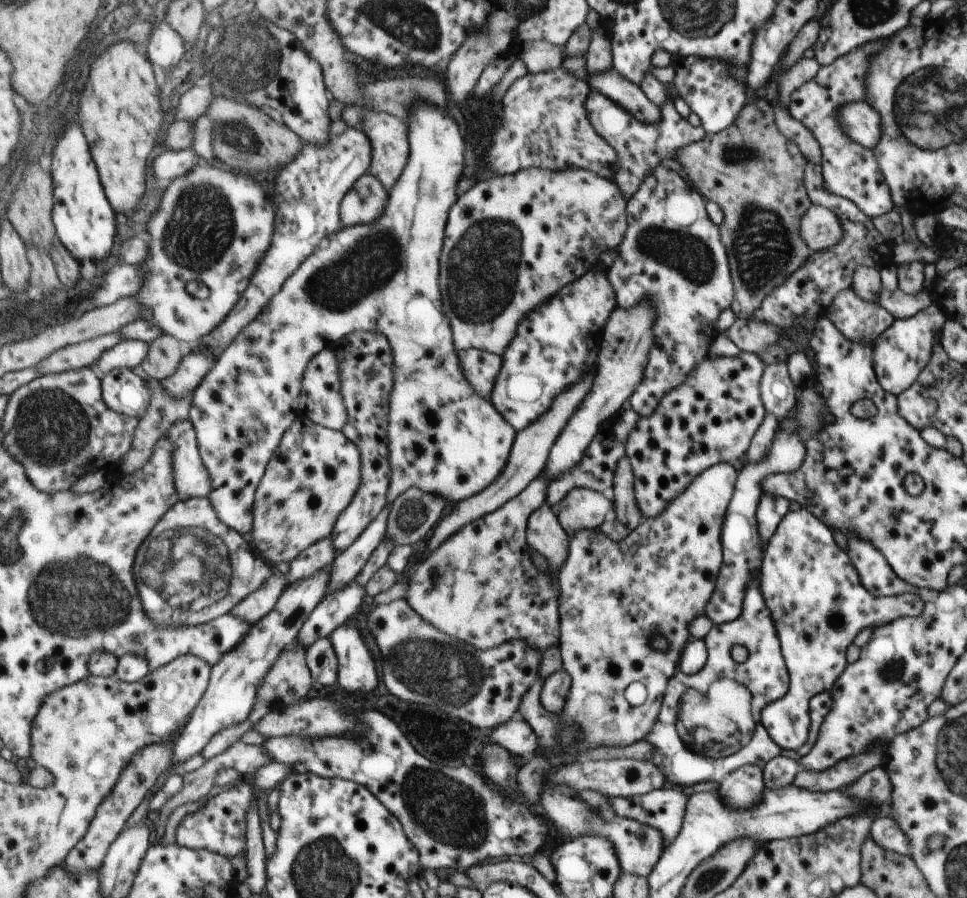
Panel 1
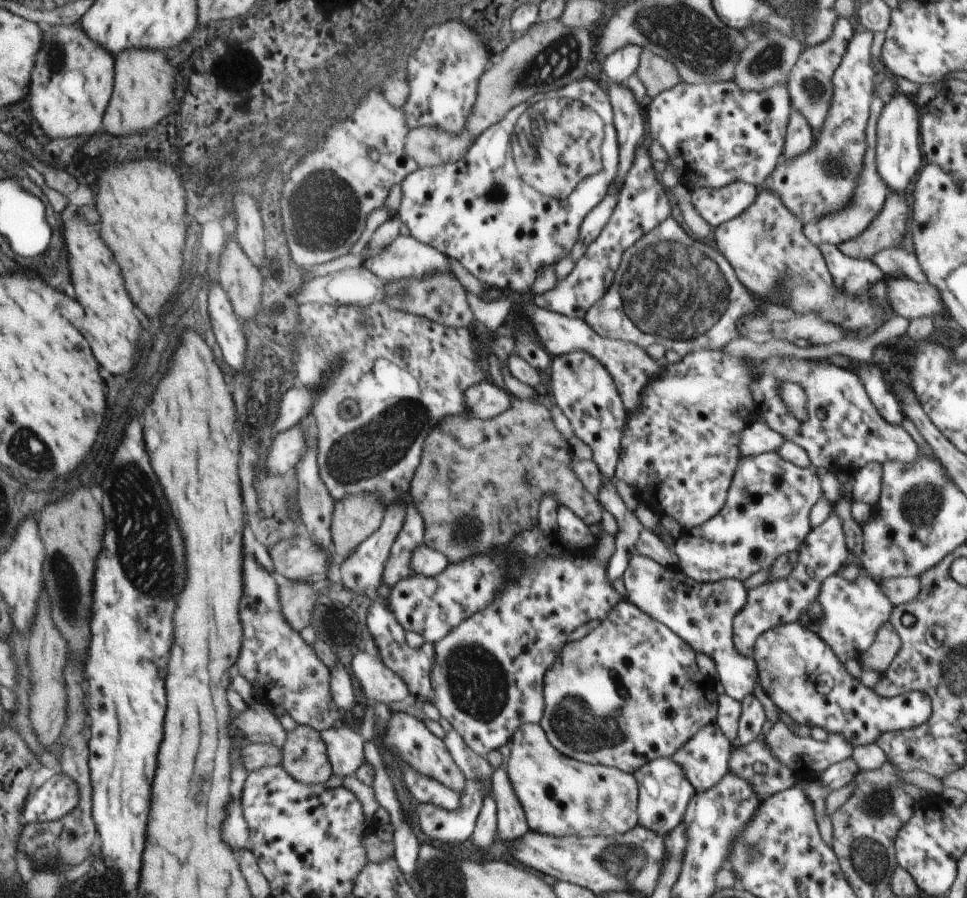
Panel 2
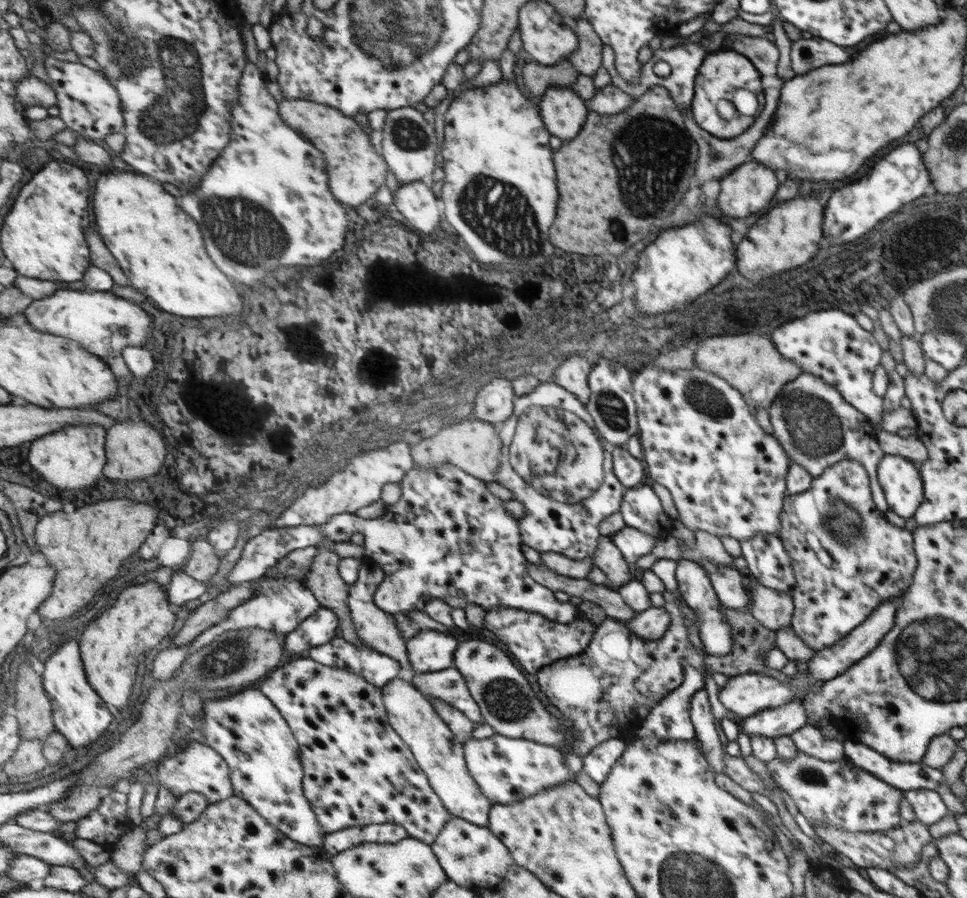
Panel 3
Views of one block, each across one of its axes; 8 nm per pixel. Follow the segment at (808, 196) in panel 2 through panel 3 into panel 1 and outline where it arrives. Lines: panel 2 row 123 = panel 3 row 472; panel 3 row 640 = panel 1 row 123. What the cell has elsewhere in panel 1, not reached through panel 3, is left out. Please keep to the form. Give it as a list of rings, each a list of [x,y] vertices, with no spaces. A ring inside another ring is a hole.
[[[889,38],[868,42],[846,54],[845,57],[838,58],[833,65],[820,67],[811,80],[792,92],[787,108],[794,120],[802,122],[814,134],[820,146],[824,188],[836,196],[852,200],[870,218],[882,216],[896,206],[889,185],[885,181],[885,175],[882,174],[880,164],[877,163],[876,154],[873,150],[854,142],[846,134],[841,124],[841,111],[846,105],[866,101],[869,98],[866,81],[869,78],[870,65],[873,64],[873,58],[885,49],[889,42]]]

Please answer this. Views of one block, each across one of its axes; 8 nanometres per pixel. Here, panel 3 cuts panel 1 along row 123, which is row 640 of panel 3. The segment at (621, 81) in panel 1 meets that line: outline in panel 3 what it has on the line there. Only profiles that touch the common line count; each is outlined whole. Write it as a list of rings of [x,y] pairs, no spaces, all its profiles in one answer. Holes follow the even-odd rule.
[[[652,606],[639,612],[636,618],[632,618],[624,624],[644,640],[659,640],[670,625],[670,614],[664,607]]]

